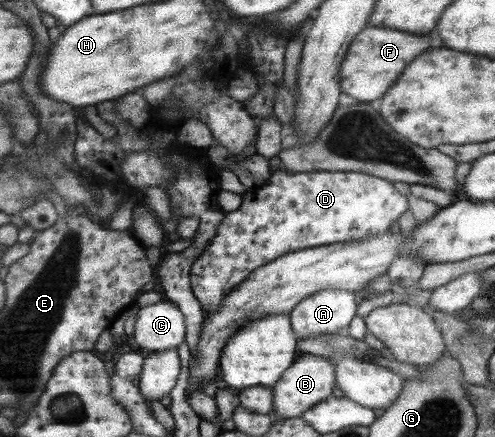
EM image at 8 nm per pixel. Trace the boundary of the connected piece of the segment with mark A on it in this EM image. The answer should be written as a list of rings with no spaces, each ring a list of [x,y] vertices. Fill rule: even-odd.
[[[341,288],[319,291],[289,313],[293,331],[302,339],[339,334],[339,329],[349,327],[355,317],[355,301],[353,292]]]

